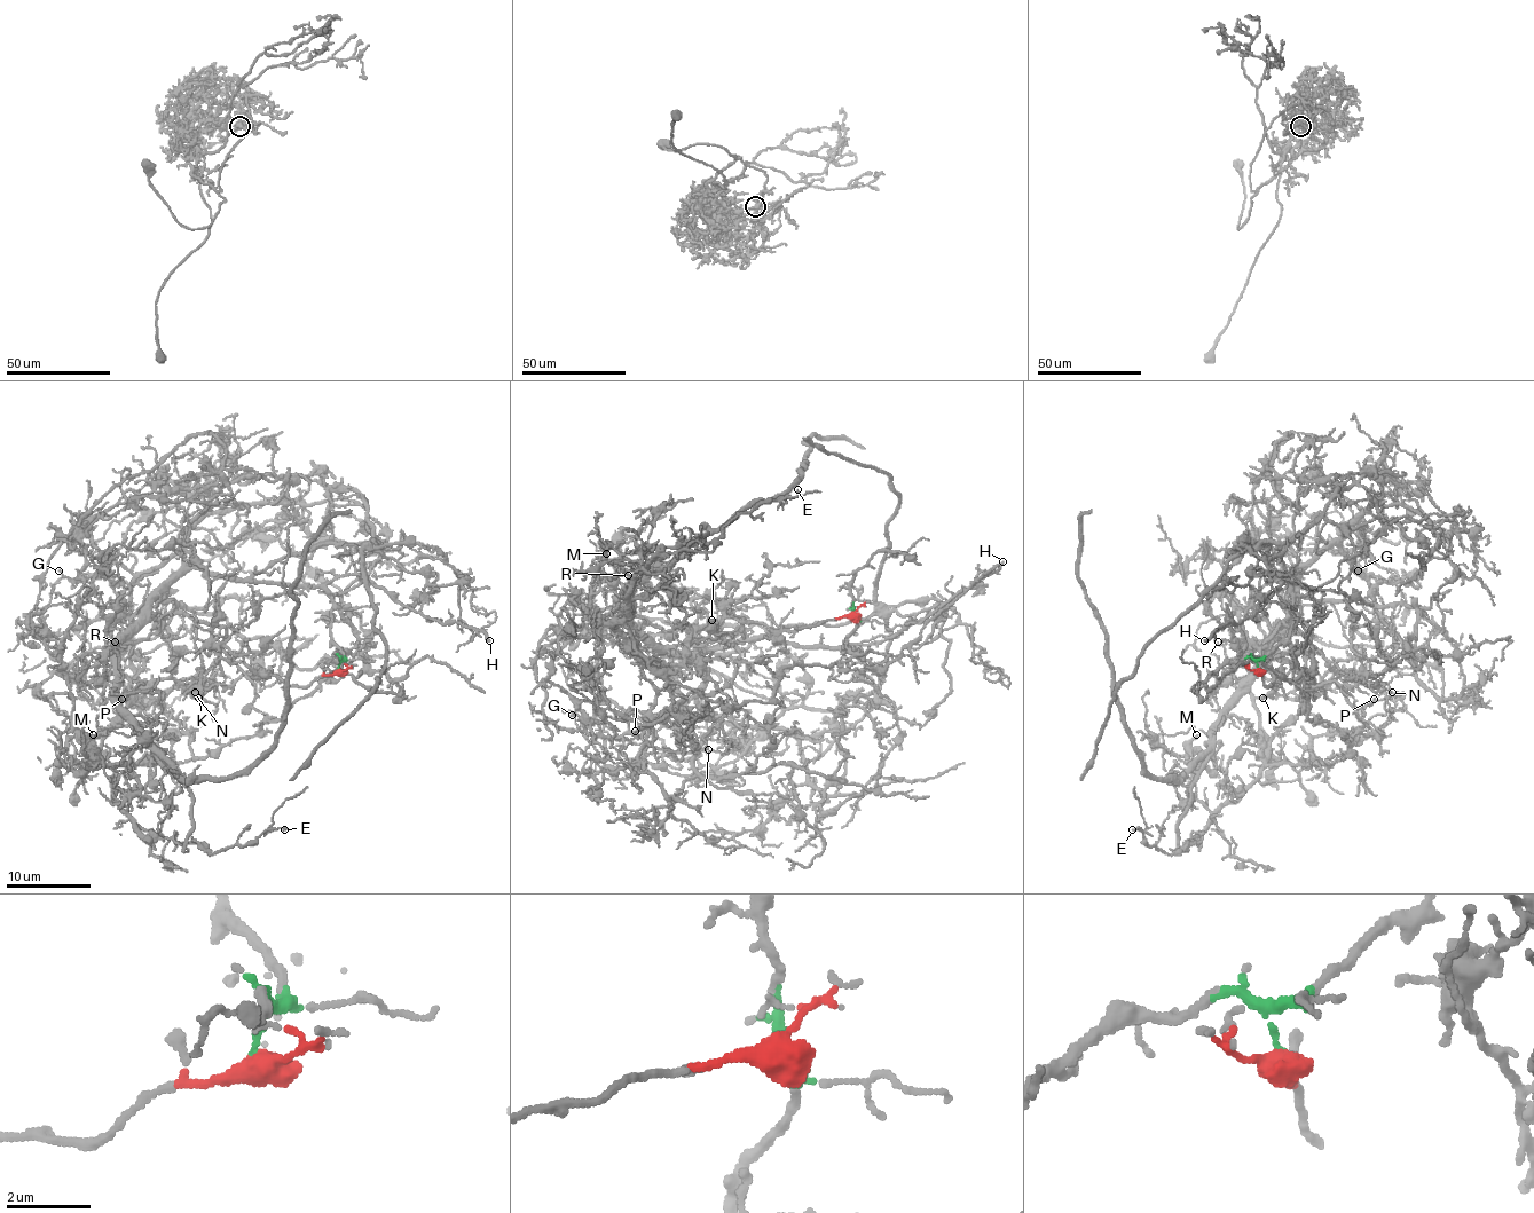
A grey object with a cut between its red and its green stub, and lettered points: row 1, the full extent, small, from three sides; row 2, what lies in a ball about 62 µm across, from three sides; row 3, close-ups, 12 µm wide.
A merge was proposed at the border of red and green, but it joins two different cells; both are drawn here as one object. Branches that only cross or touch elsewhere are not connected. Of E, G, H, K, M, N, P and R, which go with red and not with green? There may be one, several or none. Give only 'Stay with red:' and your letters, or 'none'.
Stay with red: E, M

